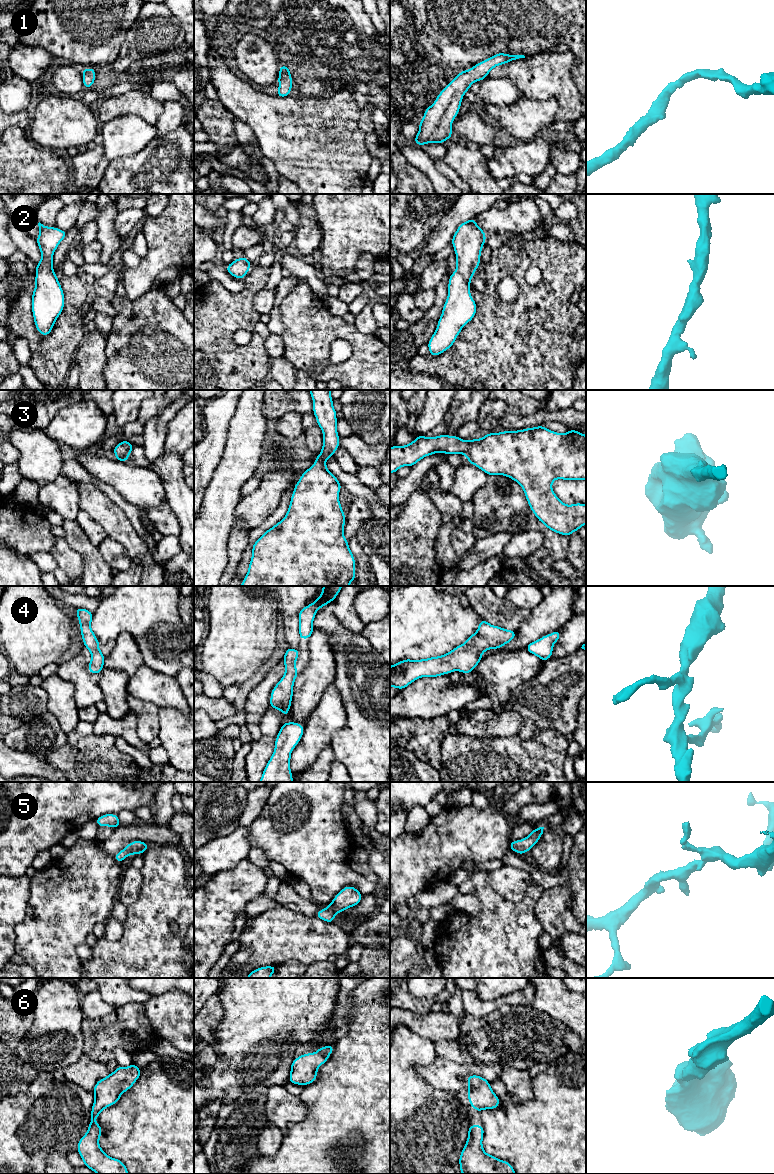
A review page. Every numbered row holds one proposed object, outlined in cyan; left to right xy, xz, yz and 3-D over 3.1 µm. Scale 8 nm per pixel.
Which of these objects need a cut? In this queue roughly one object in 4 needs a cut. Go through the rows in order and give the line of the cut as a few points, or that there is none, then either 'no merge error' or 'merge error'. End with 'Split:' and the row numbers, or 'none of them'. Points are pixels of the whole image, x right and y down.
1: no cut; no merge error
2: no cut; no merge error
3: no cut; no merge error
4: no cut; no merge error
5: no cut; no merge error
6: no cut; no merge error
Split: none of them

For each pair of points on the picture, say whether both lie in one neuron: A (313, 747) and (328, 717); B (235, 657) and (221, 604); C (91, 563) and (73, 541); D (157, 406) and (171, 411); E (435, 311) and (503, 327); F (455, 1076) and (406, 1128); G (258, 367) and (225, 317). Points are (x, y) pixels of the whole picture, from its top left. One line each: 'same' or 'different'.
A: same
B: same
C: same
D: different
E: different
F: different
G: same

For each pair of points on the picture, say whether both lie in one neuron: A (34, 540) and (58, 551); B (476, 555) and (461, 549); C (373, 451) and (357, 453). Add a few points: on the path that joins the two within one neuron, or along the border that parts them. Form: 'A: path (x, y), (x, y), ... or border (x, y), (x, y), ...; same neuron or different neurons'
A: border (56, 537), (50, 552); different neurons
B: border (476, 538), (473, 546), (459, 560), (457, 568); different neurons
C: path (369, 453), (361, 453); same neuron

